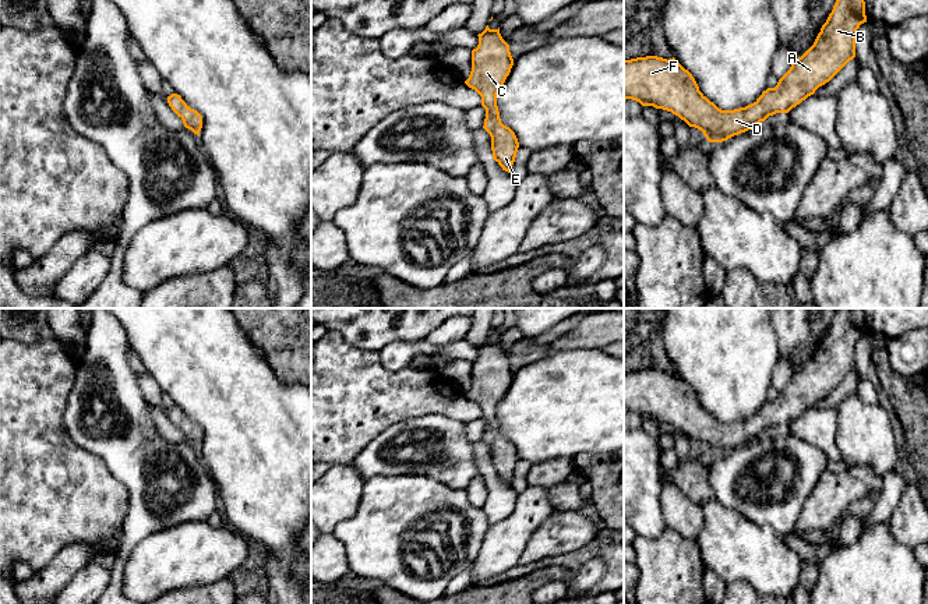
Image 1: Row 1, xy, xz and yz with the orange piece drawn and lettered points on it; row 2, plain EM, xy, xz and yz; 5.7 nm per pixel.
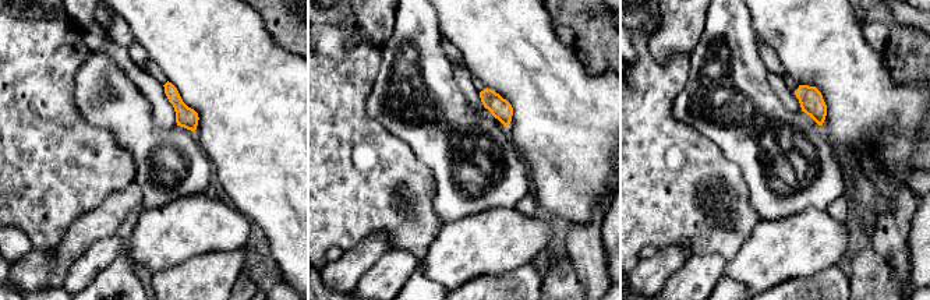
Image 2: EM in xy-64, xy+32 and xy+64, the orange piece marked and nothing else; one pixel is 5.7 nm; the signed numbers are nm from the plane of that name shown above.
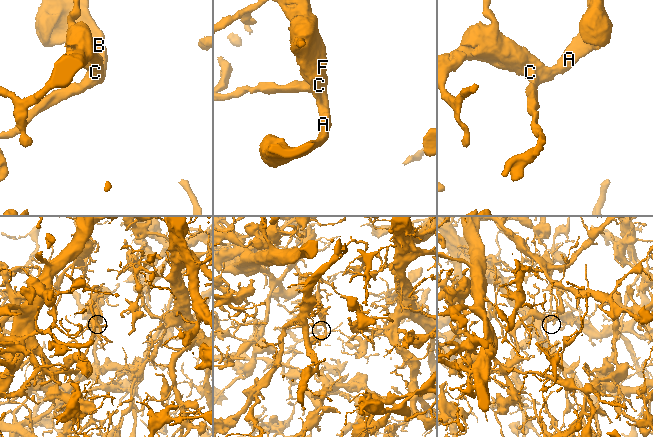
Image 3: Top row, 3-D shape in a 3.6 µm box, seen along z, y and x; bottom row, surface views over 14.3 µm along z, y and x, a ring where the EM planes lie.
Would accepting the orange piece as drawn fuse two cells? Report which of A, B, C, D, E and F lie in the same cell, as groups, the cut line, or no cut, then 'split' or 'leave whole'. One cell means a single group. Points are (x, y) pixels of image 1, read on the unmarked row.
groups A B C D E F; cut none; leave whole

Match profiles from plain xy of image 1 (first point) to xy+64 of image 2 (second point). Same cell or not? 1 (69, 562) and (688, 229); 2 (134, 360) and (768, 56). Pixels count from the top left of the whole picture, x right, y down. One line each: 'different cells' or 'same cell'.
1: different cells
2: same cell

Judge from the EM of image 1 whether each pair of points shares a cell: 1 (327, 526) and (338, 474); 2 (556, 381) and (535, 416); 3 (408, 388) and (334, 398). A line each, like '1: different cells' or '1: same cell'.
1: same cell
2: same cell
3: same cell

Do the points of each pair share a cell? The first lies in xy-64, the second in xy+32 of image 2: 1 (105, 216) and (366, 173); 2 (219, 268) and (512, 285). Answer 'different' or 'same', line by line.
1: different
2: same

